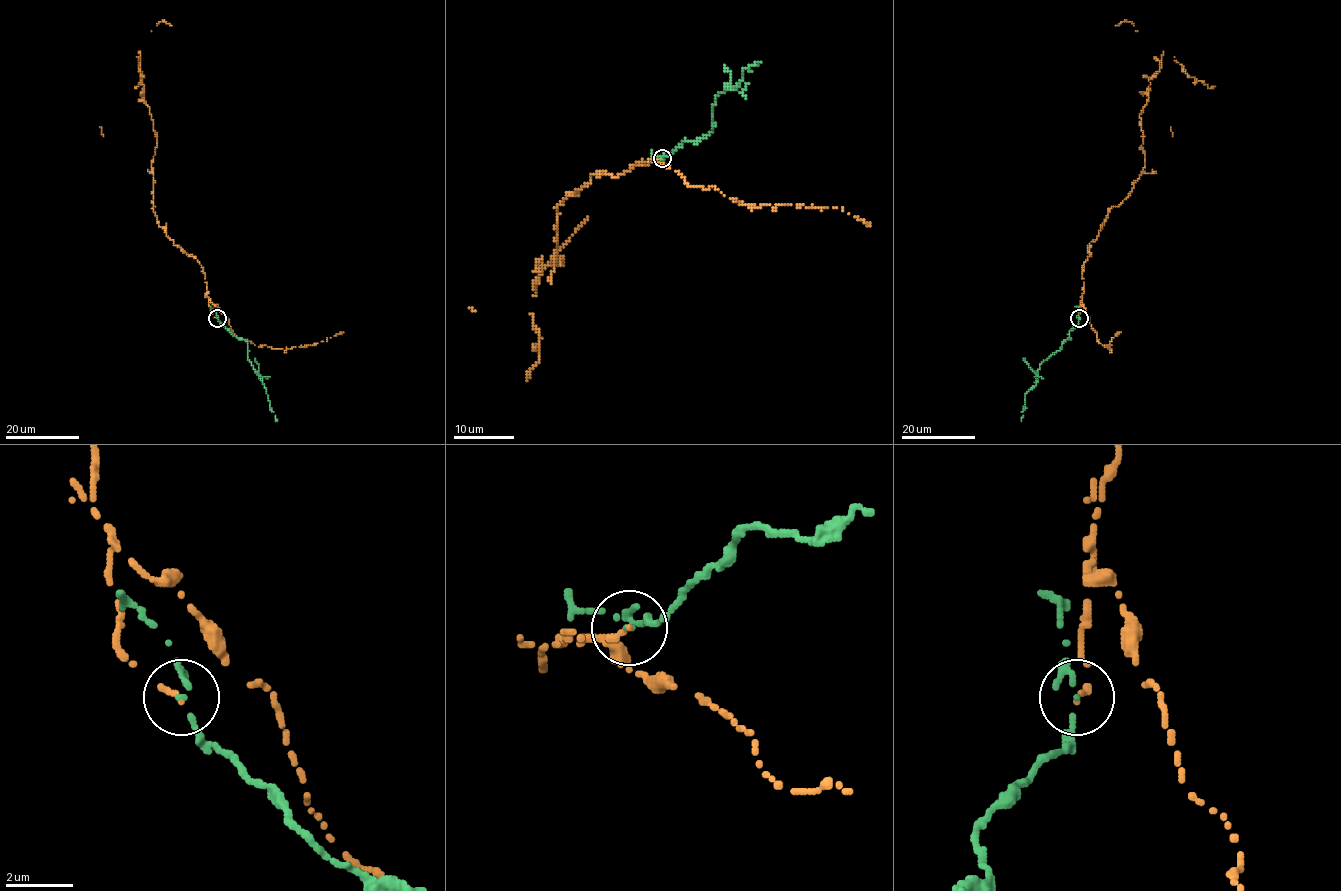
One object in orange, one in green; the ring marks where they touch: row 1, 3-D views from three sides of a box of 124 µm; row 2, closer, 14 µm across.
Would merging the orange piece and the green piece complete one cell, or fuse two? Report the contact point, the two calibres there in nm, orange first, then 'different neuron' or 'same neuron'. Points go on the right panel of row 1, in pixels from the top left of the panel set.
at (1079, 318); 110 nm thick on the orange side, 100 nm on the other; different neuron

